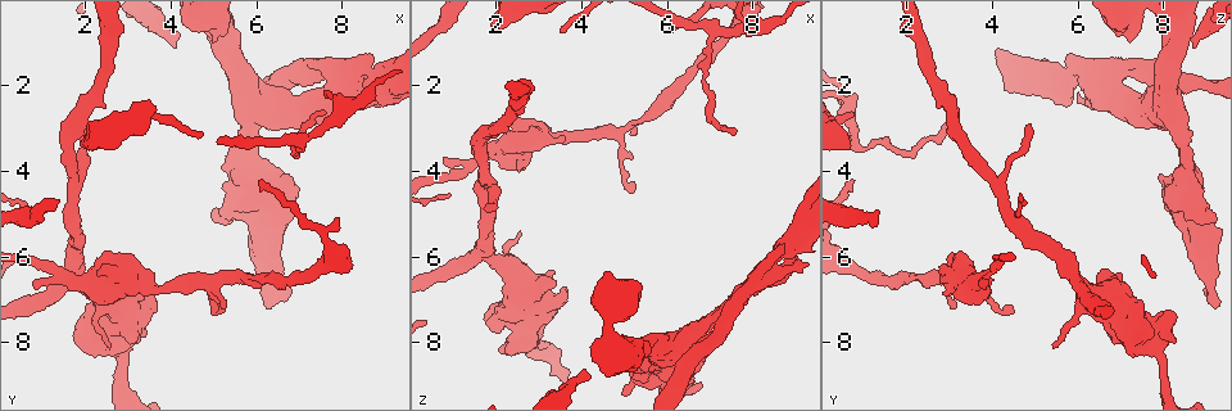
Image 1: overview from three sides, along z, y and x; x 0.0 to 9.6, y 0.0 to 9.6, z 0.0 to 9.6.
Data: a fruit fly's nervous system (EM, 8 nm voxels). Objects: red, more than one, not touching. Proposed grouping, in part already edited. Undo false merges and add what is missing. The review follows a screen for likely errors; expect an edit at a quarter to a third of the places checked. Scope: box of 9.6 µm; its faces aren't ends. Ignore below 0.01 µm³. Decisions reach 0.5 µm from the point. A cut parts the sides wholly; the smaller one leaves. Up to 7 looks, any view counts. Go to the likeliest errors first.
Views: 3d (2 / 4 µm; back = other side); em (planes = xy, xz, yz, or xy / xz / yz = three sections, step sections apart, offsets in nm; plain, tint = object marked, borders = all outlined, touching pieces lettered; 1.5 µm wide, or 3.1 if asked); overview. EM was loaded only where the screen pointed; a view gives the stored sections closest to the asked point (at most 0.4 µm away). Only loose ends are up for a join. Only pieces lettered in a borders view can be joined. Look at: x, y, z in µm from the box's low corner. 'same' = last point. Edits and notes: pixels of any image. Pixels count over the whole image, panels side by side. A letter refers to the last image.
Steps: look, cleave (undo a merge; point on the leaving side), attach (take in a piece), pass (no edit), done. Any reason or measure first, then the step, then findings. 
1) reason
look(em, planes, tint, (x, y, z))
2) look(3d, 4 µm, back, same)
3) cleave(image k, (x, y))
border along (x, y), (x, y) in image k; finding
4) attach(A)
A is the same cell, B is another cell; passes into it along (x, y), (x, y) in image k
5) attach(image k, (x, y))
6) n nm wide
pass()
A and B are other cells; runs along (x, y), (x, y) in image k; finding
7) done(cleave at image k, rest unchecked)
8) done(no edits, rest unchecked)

sharp bend
look(3d, 2 µm, back, (7.75, 1.80, 6.95))

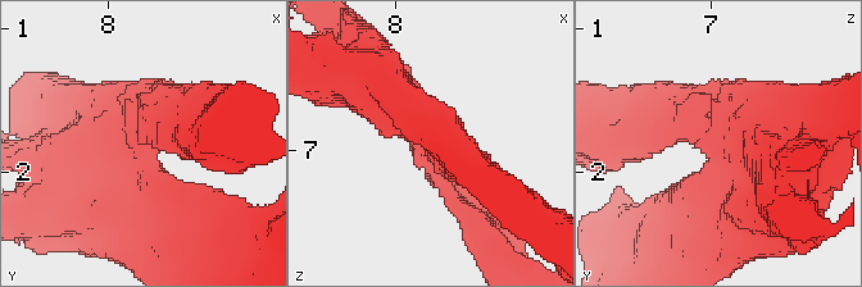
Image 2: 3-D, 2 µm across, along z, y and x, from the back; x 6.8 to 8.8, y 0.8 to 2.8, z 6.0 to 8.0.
arms of 260, 260 nm
look(em, planes, plain, (7.74, 1.76, 6.98))

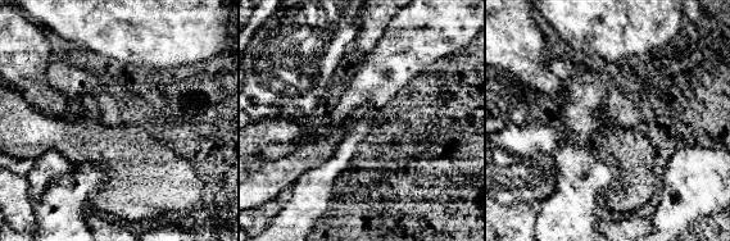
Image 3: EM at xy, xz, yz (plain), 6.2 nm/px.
see the neighbours
look(em, planes, borders, same)

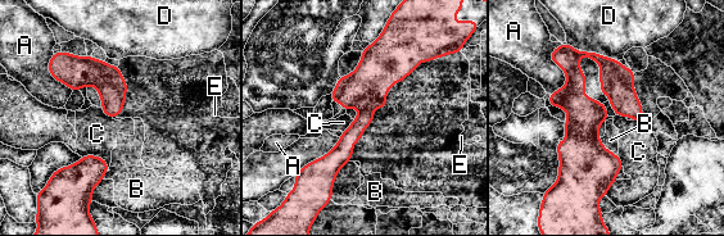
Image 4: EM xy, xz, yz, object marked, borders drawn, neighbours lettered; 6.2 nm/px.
220 nm wide
pass()
A, B, C, D and E are other cells; all the same neuron

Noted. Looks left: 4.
three arms meet
look(3d, 4 µm, (1.80, 6.45, 5.95))

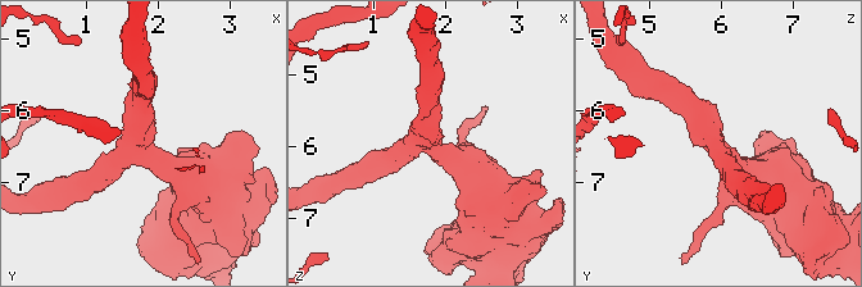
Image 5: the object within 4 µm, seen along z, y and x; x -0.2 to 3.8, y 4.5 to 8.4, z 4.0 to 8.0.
3 arms; arms of 240, 320, 500 nm
look(em, xy, step 4, tint, (1.80, 6.55, 5.95))

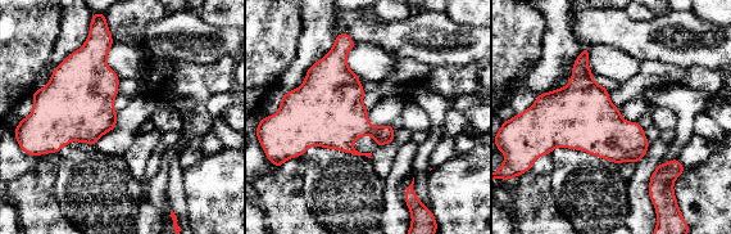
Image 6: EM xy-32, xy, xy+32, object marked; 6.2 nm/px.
look(em, yz, step 8, borders, same)

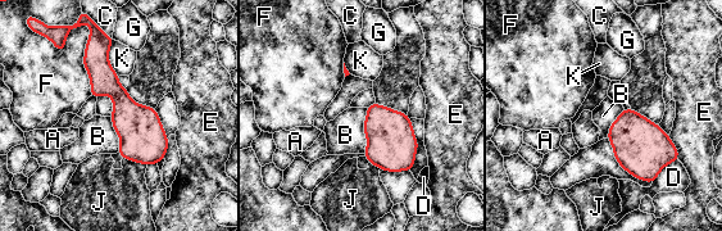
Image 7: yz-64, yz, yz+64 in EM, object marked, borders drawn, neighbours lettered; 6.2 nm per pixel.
240 nm wide
pass()
A, B, C, D, E, F, G, J and K are other cells; runs along (100, 40), (101, 76), (154, 161) in image 7; all the same neuron

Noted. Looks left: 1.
an open end
look(em, xy, step 8, borders, (6.75, 6.90, 8.90))

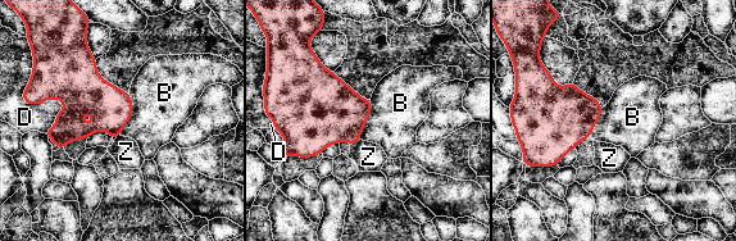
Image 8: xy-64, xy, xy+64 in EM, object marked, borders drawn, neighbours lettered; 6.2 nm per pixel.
pass()
B, D and Z are other cells; none of them fits

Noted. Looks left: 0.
done(no edits, rest unchecked)

